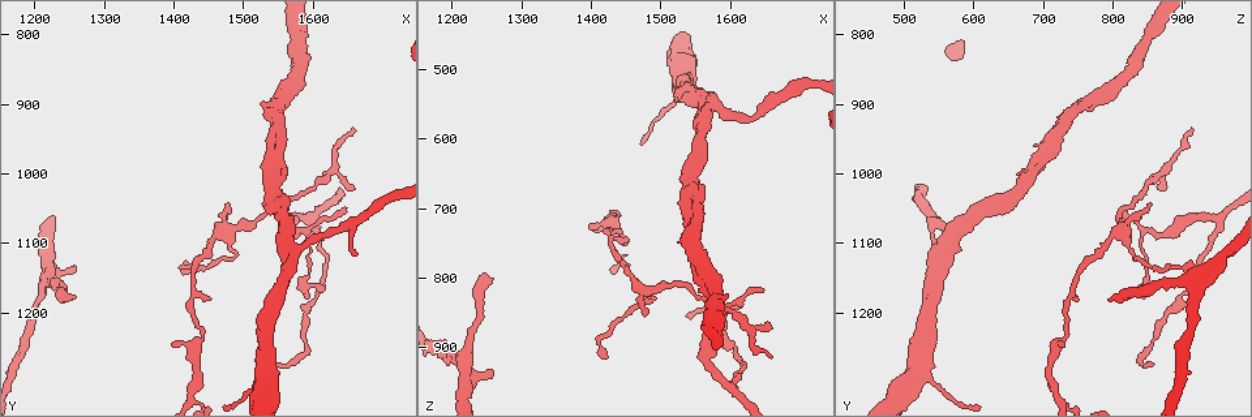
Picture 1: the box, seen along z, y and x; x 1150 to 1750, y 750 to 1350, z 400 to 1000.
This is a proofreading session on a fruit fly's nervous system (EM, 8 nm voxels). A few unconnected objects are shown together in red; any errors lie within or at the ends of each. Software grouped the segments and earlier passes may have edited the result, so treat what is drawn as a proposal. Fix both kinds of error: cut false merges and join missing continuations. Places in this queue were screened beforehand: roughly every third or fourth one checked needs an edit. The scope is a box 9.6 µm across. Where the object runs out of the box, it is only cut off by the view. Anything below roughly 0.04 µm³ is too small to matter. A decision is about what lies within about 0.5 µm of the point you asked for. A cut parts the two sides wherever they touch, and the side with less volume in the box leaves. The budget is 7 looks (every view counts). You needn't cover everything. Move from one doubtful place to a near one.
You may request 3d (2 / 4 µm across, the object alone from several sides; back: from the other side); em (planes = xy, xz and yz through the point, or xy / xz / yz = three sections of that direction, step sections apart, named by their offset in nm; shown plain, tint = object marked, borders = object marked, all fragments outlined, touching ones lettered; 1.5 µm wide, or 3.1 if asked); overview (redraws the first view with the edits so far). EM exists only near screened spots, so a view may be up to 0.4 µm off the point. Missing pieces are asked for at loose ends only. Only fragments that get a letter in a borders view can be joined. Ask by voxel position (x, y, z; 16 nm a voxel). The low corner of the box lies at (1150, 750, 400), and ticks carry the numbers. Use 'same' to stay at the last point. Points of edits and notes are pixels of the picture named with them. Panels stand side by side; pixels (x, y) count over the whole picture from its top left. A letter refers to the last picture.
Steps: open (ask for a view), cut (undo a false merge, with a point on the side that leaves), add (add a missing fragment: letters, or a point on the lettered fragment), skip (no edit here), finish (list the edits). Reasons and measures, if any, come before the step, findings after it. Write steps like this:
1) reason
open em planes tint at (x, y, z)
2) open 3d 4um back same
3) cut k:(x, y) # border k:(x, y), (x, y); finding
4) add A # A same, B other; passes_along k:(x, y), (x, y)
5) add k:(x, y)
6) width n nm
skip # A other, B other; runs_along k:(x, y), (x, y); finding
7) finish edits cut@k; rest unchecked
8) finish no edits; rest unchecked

branch stops here
open 3d 2um at (1540, 1280, 850)

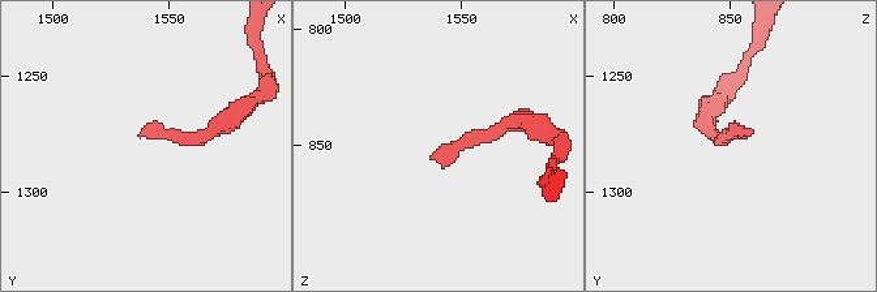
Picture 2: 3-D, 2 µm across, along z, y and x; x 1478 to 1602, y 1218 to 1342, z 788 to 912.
need the tissue
open em planes borders at (1538, 1276, 854)

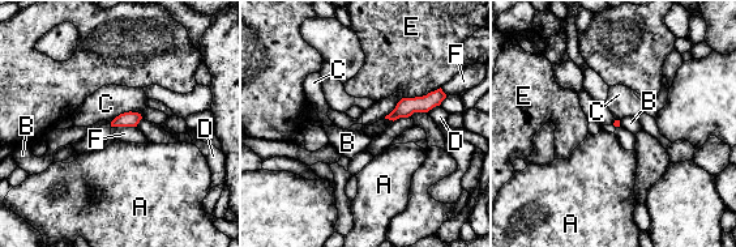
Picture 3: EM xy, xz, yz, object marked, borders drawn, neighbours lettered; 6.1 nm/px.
skip # A other, B other, C other, D other, E other, F other; border 3:(112, 126), (136, 127); no lettered fragment goes on from it

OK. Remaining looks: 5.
tapers out
open 3d 2um back at (1655, 1020, 870)

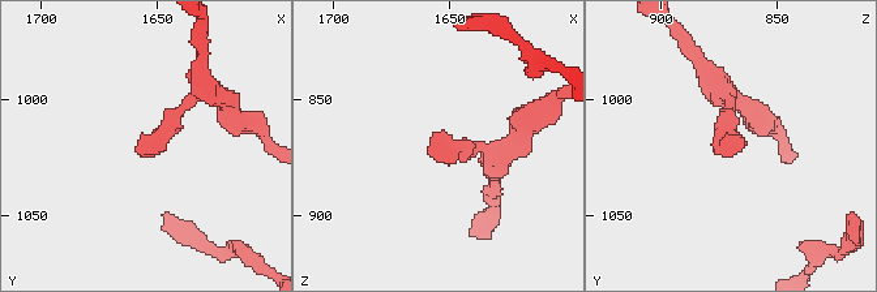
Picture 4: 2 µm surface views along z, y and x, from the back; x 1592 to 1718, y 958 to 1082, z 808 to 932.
need the tissue
open em yz step 4 tint at (1658, 1021, 867)

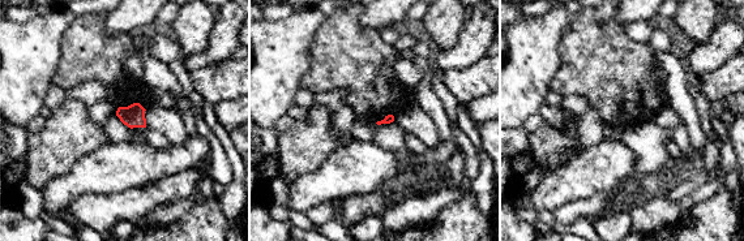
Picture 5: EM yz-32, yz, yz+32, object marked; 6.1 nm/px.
open em planes borders same

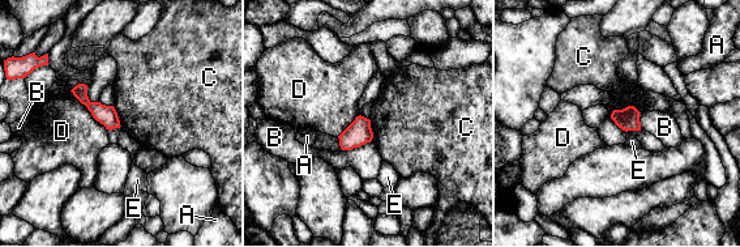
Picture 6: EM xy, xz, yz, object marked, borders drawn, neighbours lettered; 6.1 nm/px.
width 120 nm
skip # A other, B other, C other, D other, E other; border 6:(633, 105), (615, 109), (611, 114); no lettered fragment goes on from it

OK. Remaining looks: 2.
branch stops here
open em planes borders at (1470, 1045, 850)

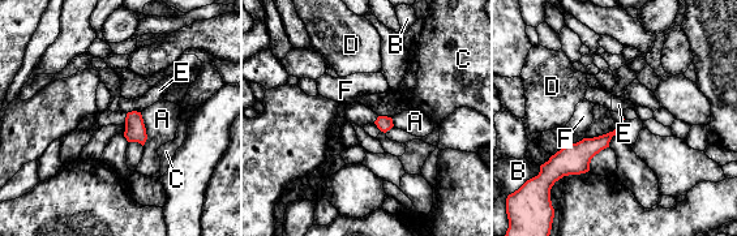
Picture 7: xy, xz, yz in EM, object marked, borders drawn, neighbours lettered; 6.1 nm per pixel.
longest_contact A 200 nm
skip # A other, B other, C other, D other, E other, F other; border 7:(140, 111), (129, 111), (127, 114); no lettered fragment goes on from it

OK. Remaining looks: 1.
finish no edits; rest unchecked

